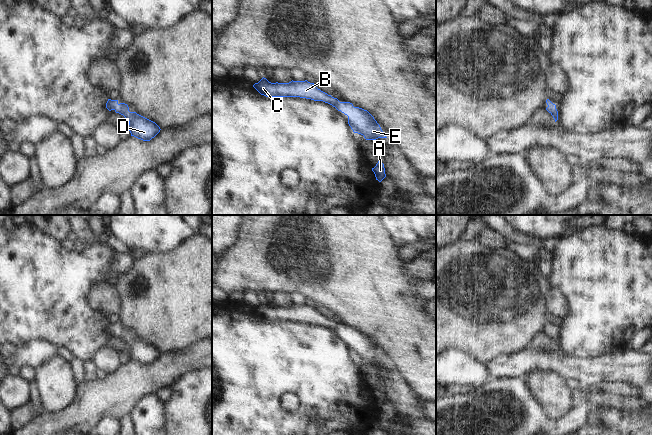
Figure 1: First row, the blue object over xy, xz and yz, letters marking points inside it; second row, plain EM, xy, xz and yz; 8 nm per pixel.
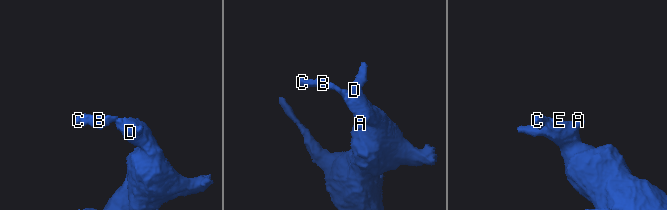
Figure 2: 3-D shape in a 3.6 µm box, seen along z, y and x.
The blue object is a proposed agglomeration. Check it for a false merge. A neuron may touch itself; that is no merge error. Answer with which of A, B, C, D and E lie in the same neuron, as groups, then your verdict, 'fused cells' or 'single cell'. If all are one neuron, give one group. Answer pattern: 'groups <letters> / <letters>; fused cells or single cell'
groups A B C D E; single cell

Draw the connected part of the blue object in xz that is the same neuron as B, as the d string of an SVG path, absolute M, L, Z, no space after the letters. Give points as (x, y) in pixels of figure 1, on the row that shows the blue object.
M263 77L253 87L266 97L300 97L314 101L323 101L347 115L348 124L353 132L363 135L366 140L387 138L380 125L367 110L354 107L350 102L340 102L337 98L321 91L314 83L310 83L307 80L271 83Z

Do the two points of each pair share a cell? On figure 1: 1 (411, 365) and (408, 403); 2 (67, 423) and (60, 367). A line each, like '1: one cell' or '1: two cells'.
1: two cells
2: two cells

